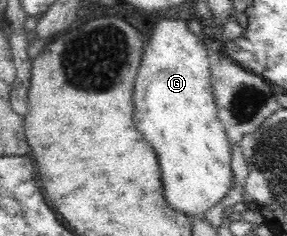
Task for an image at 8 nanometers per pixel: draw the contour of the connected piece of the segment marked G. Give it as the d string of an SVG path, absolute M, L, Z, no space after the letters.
M182 16L181 18L173 20L173 18L163 18L157 24L154 24L153 33L151 34L147 44L144 46L143 58L135 79L133 104L135 112L133 112L133 120L139 132L143 132L143 136L147 138L147 142L155 148L159 166L161 166L161 180L163 180L163 196L168 202L168 205L181 214L187 216L199 216L205 214L218 202L221 202L227 193L234 185L234 176L237 169L234 169L232 164L232 145L230 144L228 135L218 118L218 111L216 102L212 91L212 74L210 69L211 56L205 47L205 43L201 36L195 35L188 29L188 17Z

